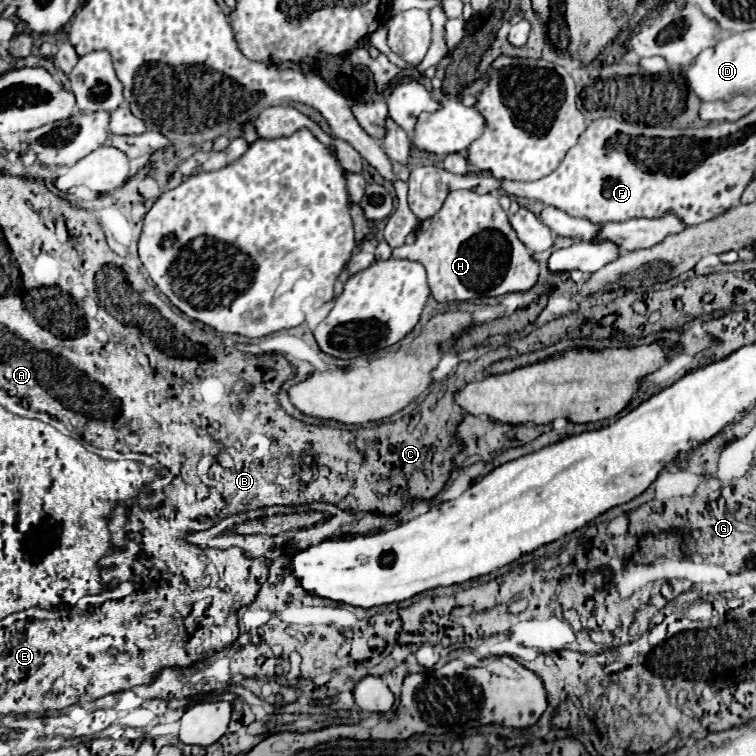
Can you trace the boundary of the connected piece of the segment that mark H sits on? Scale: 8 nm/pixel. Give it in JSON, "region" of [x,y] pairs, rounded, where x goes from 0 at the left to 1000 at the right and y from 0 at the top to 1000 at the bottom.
{"region":[[[601,251],[593,257],[587,272],[582,275],[579,283],[574,283],[569,288],[569,302],[556,302],[550,307],[550,320],[545,325],[529,325],[529,328],[521,328],[519,333],[521,341],[529,341],[529,344],[550,344],[561,352],[563,357],[563,365],[566,365],[566,378],[569,378],[569,386],[571,392],[579,397],[579,399],[601,399],[601,397],[624,397],[624,394],[635,394],[635,392],[664,392],[664,389],[672,389],[672,386],[693,386],[693,384],[701,384],[706,376],[709,376],[709,368],[712,368],[712,347],[704,341],[704,333],[680,312],[680,304],[675,302],[672,296],[672,286],[669,280],[661,275],[659,270],[659,259],[656,257],[630,257],[627,251]]]}

